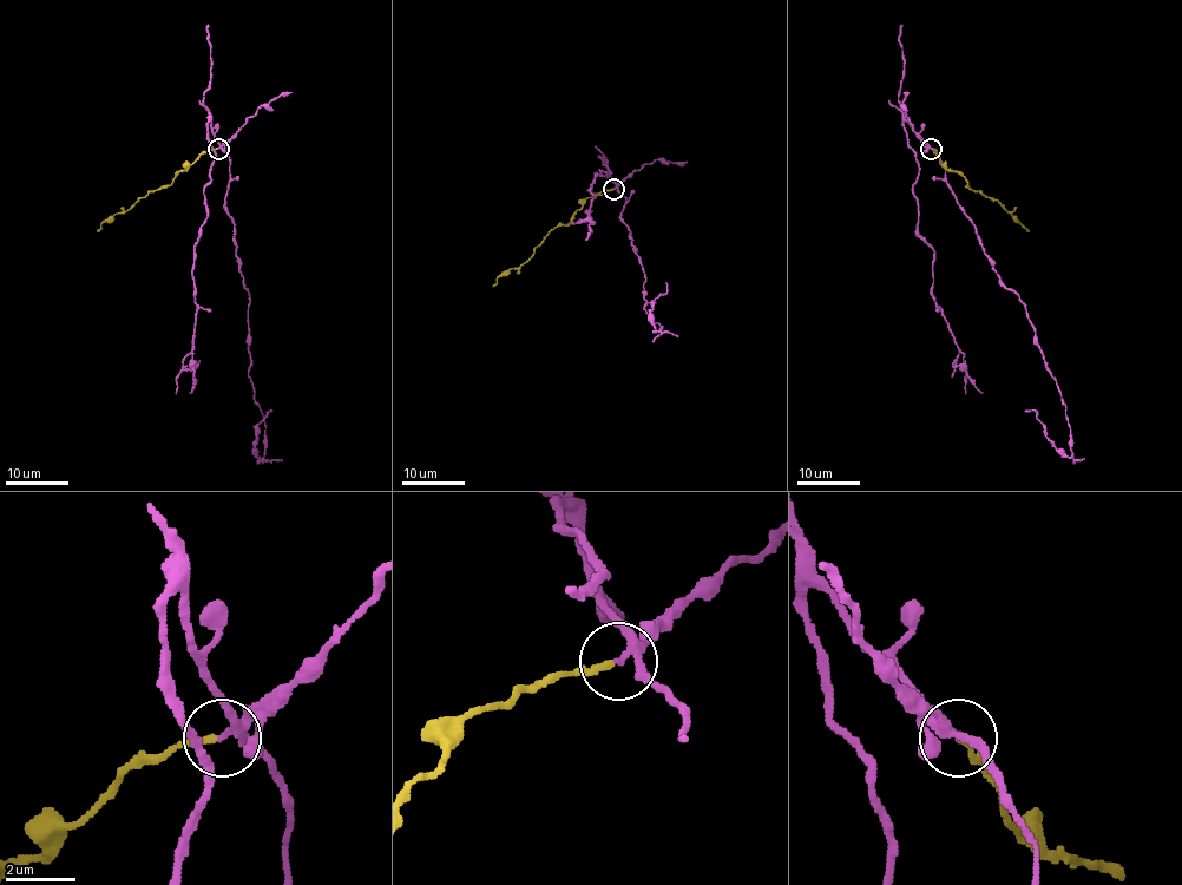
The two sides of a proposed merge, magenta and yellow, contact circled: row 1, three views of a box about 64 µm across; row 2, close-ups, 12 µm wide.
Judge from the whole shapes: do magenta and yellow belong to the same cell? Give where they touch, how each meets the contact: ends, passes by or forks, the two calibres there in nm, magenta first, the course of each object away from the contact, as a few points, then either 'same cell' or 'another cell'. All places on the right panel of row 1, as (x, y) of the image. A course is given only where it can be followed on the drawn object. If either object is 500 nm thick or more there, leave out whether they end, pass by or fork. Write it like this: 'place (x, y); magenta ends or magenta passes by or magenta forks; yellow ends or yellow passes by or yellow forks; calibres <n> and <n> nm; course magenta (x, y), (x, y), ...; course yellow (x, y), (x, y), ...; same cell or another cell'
place (931, 149); magenta forks; yellow ends; calibres 200 and 180 nm; course magenta (932, 148), (999, 281), (1024, 306), (1033, 343), (1065, 407), (1074, 457), (1055, 446), (1033, 410), (1024, 412); course yellow (932, 148), (939, 162), (960, 174), (970, 188), (996, 200), (1029, 231); another cell

